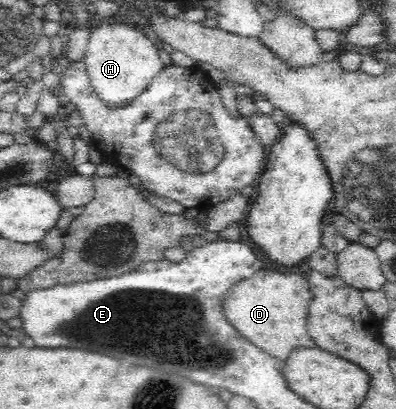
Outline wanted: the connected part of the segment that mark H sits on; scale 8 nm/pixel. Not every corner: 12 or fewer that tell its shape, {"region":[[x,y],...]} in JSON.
{"region":[[90,29],[91,89],[124,110],[164,66],[142,31]]}

